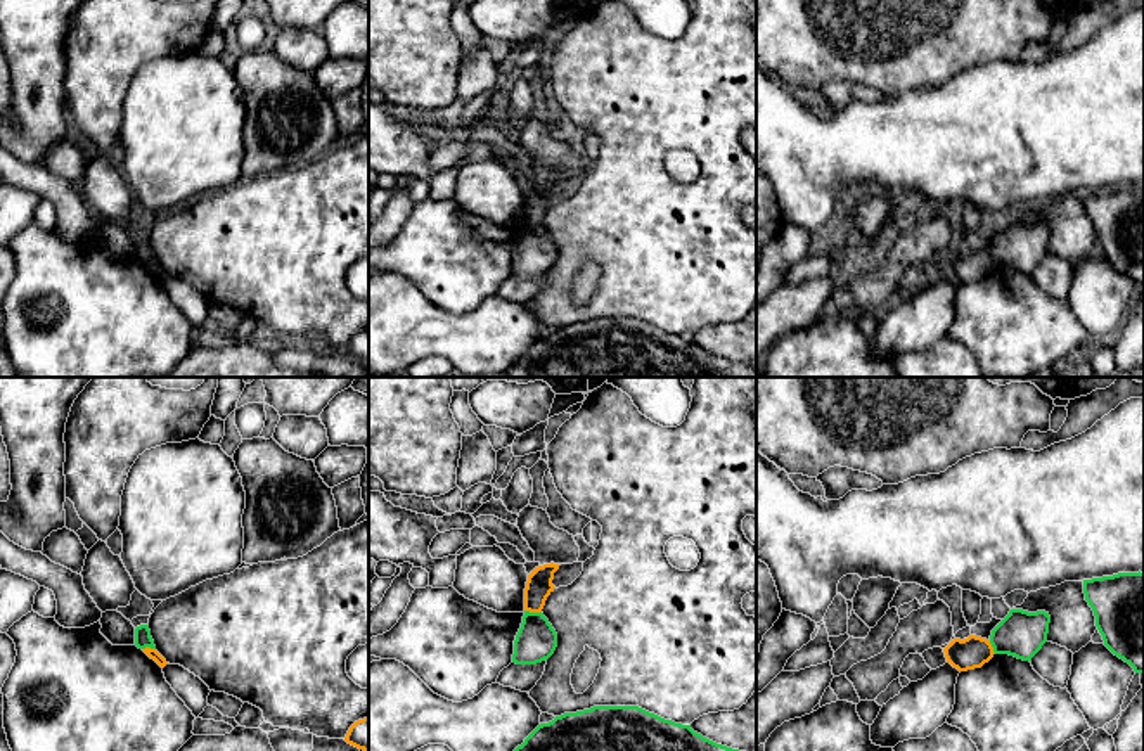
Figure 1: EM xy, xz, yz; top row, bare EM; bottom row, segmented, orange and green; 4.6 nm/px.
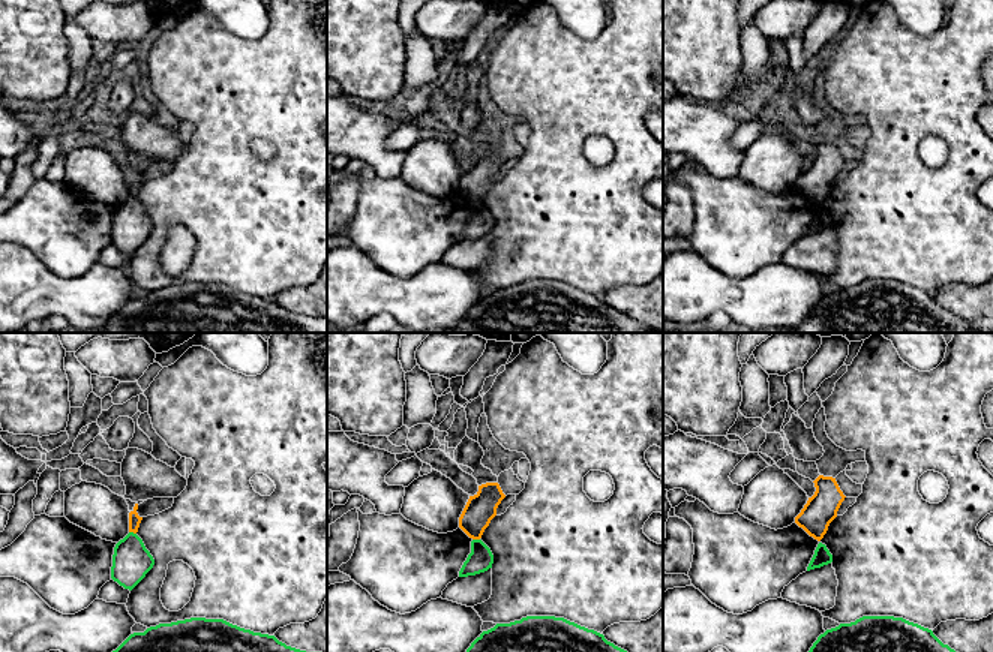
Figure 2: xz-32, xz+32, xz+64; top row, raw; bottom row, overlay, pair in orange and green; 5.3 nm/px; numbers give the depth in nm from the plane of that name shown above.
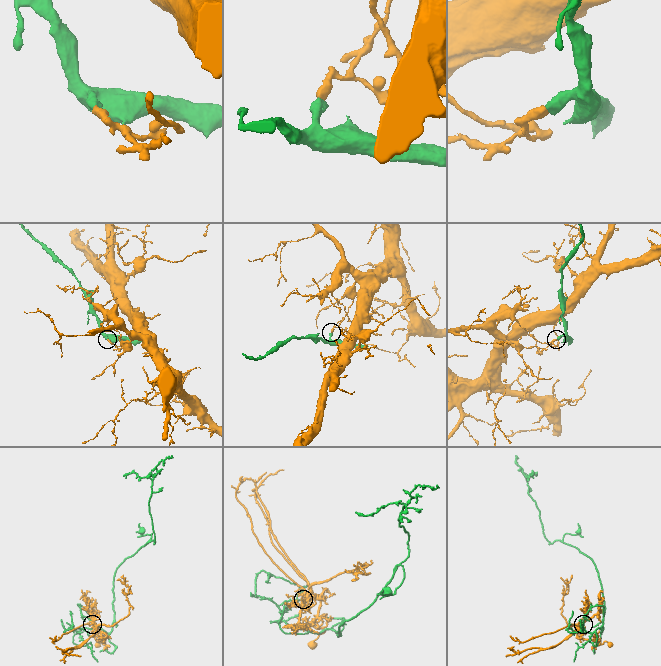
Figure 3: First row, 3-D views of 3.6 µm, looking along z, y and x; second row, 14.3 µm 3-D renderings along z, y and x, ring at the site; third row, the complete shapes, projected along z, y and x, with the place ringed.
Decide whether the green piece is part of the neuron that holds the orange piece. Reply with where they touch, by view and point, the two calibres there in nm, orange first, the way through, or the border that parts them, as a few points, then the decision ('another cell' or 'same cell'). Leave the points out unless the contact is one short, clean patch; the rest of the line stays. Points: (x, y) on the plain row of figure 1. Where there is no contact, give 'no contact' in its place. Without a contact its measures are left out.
meets orange in xz at (533, 224); 120 nm thick on the orange side, 190 nm on the other; border along xz (525, 222), (540, 225); another cell

